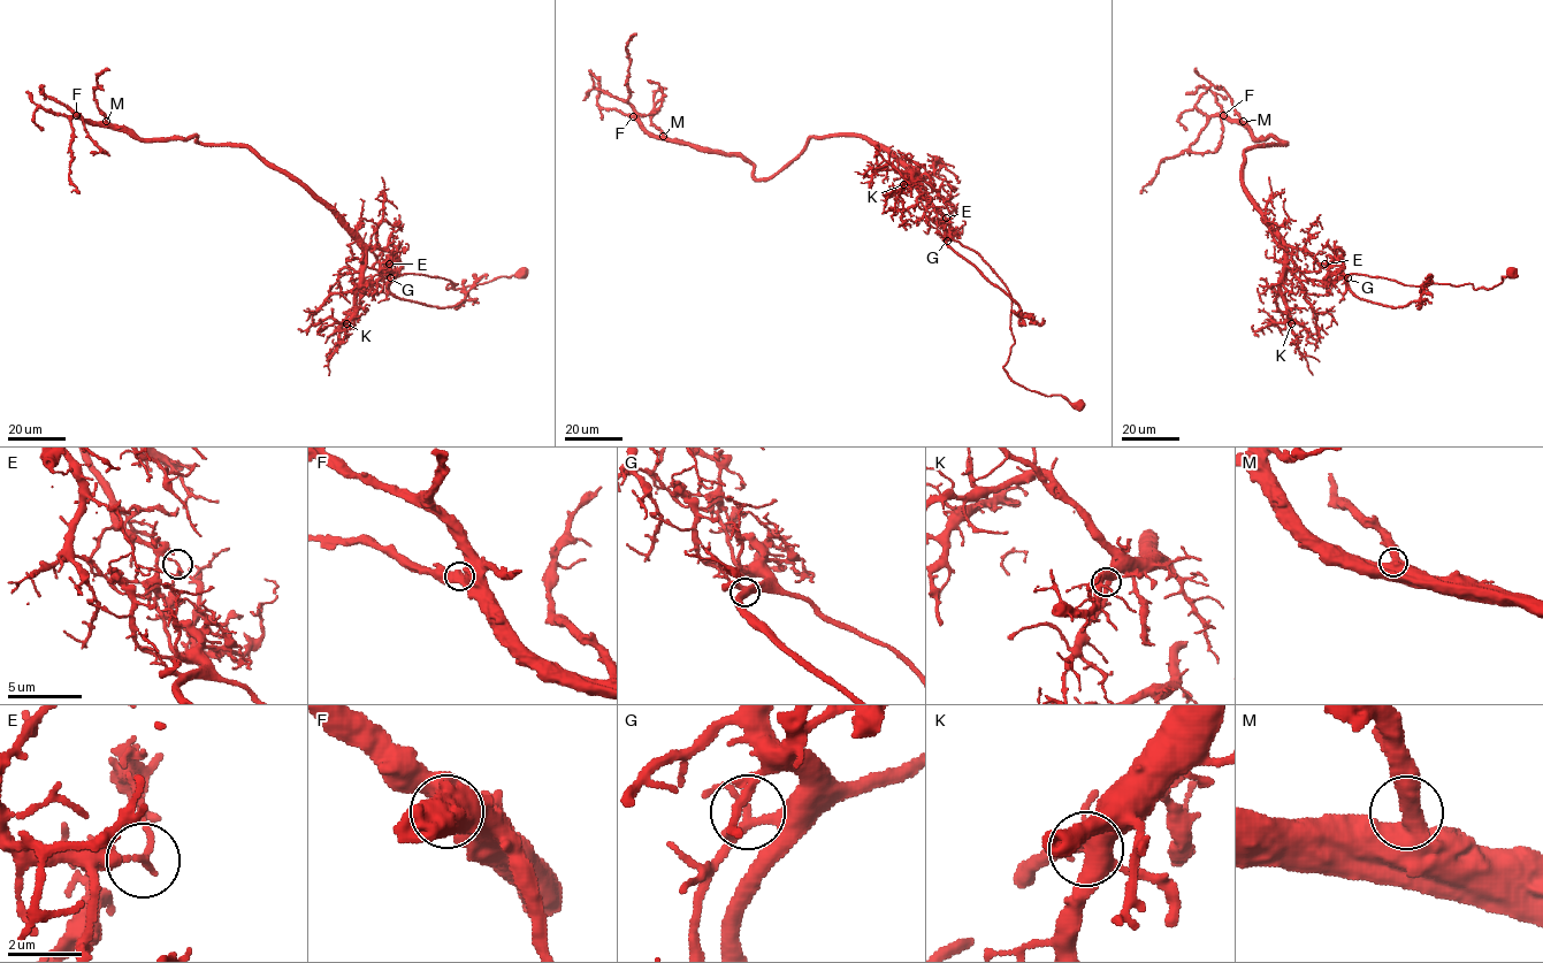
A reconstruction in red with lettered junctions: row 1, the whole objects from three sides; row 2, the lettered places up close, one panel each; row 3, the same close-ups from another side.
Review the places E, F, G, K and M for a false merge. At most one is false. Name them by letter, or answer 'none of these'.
E

